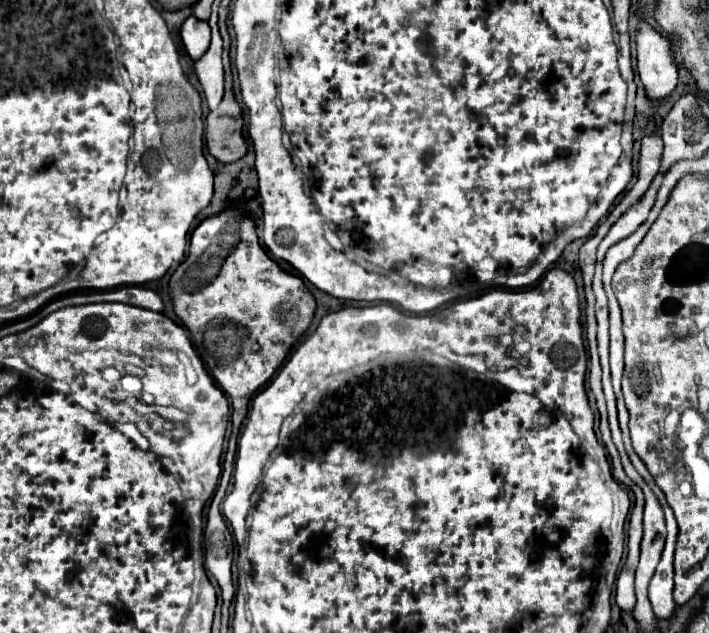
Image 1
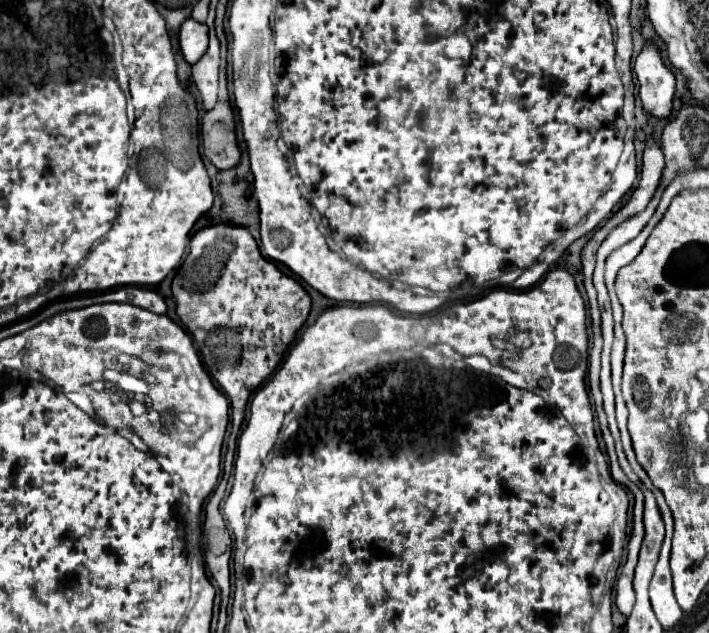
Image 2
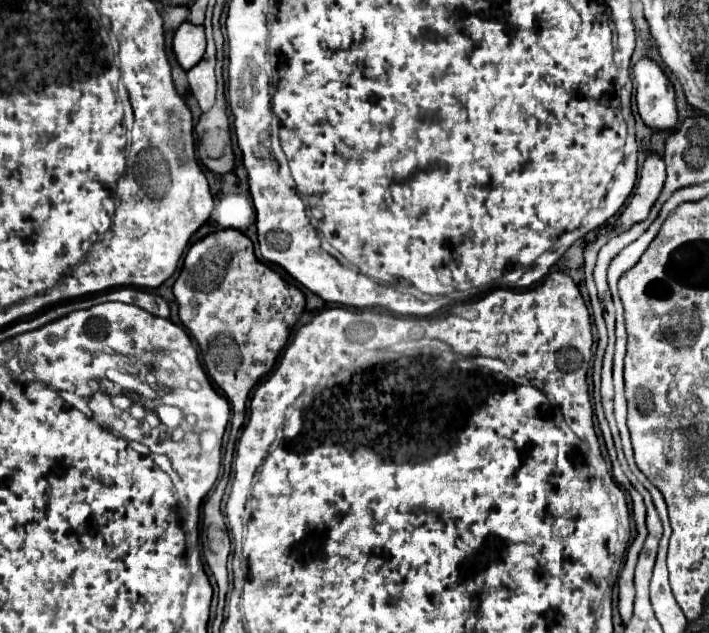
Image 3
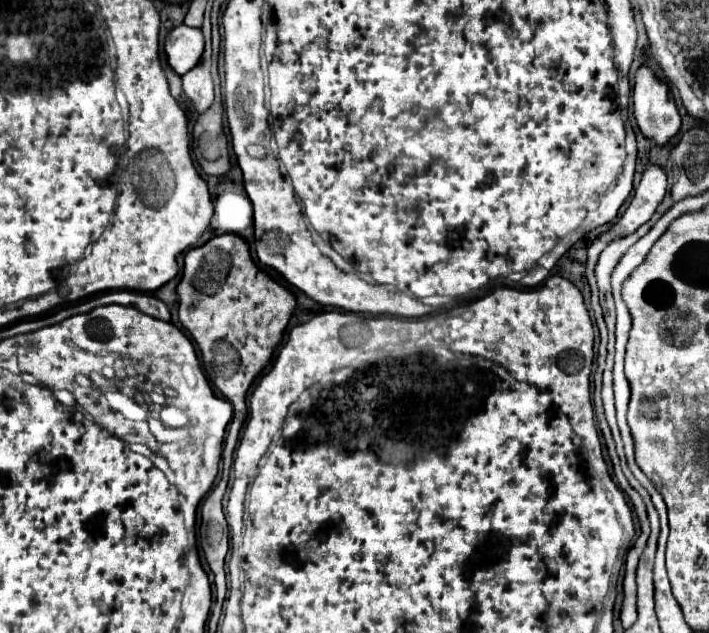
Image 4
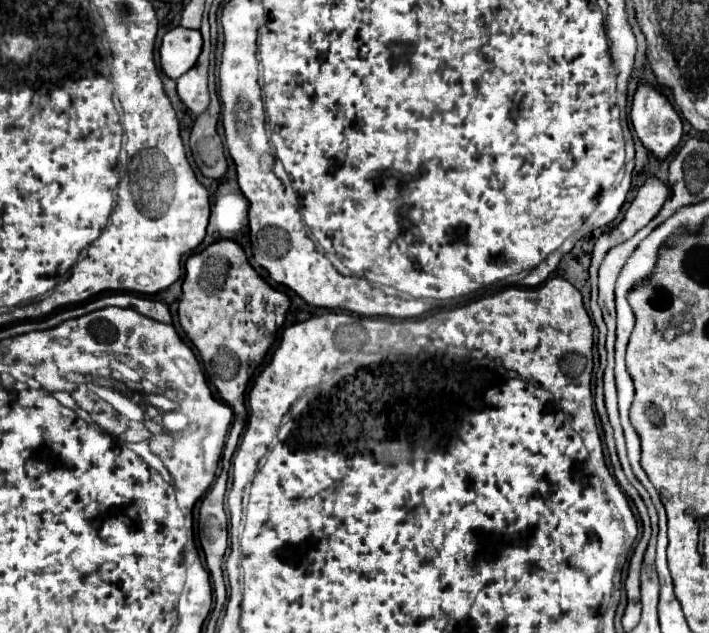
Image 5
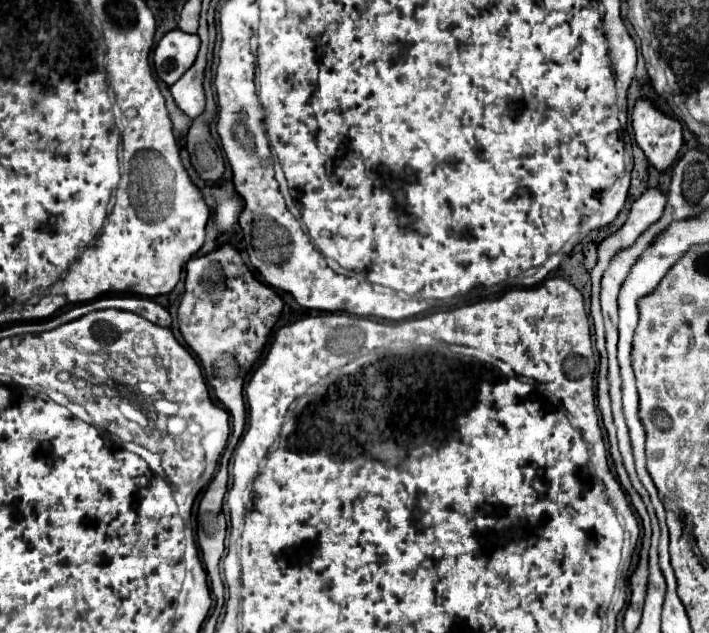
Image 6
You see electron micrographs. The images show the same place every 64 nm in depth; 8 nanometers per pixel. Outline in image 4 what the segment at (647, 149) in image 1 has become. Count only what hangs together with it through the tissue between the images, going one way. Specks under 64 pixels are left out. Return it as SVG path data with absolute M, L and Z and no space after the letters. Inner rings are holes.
M648 166L646 168L646 172L644 172L644 176L642 176L642 180L640 180L640 184L638 184L638 188L636 188L636 194L634 194L634 198L632 198L632 202L630 202L630 206L626 208L626 212L622 214L622 218L604 234L604 238L596 238L594 242L592 242L592 246L588 248L588 264L586 264L586 278L588 278L588 284L590 284L590 290L592 290L592 310L594 310L594 318L596 318L596 324L598 324L598 330L600 330L600 356L598 356L598 370L602 370L602 366L604 366L604 354L606 354L606 340L608 340L608 332L606 332L606 324L604 324L604 318L602 318L602 308L600 308L600 304L598 304L598 296L596 296L596 276L594 276L594 266L596 266L596 262L598 262L598 256L600 256L600 252L602 252L602 248L604 246L608 246L612 240L616 240L616 238L622 238L622 236L628 236L628 234L632 234L632 232L636 232L642 224L646 224L650 218L652 218L652 214L656 212L656 208L658 208L658 204L664 200L664 196L666 196L666 172L660 168L660 166Z

